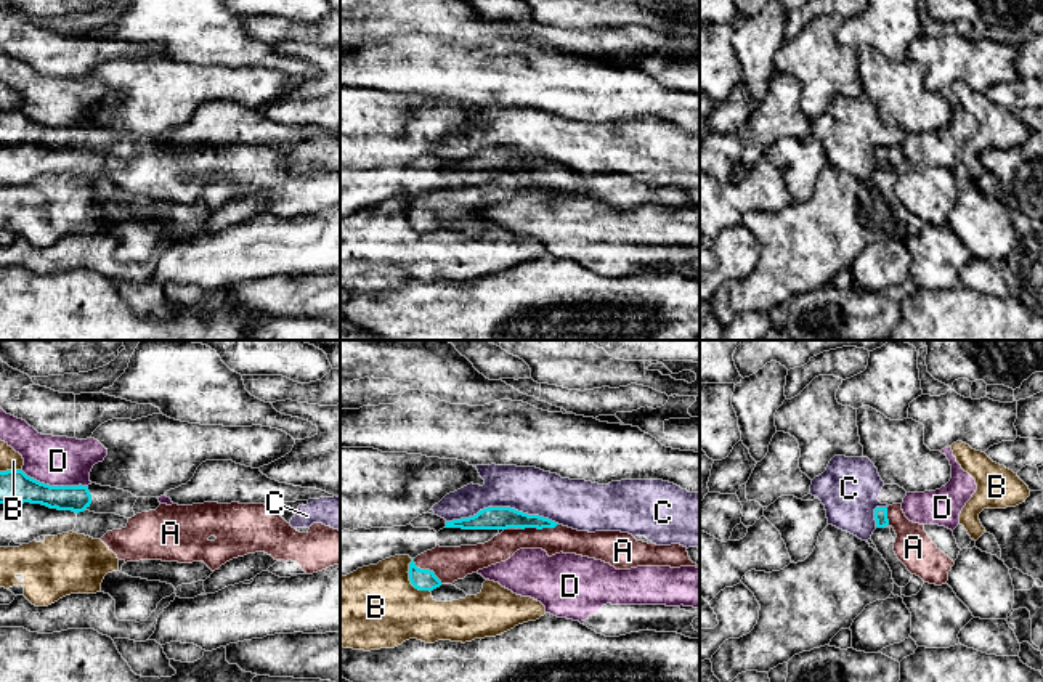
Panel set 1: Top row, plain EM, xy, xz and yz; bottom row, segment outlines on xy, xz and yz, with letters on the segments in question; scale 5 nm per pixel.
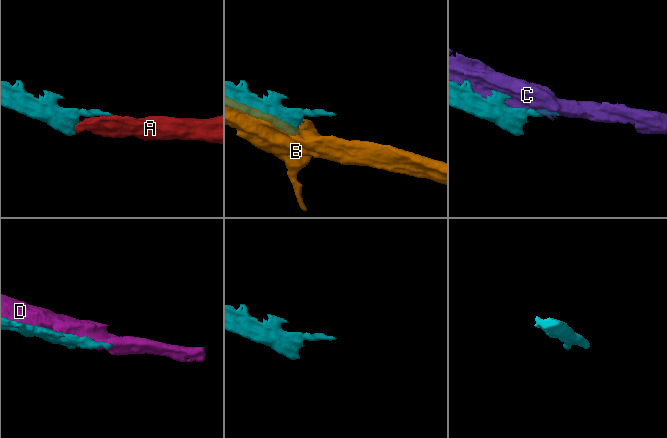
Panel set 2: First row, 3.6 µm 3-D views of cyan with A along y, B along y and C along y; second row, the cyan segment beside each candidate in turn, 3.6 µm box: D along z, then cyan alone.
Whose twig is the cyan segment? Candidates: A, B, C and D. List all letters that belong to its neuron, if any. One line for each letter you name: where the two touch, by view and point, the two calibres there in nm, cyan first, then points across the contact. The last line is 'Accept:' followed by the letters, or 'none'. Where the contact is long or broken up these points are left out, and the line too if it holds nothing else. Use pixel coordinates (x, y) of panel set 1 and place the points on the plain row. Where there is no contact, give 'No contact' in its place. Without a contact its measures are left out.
A: Touches cyan at xz (539, 169). Thickness 110 nm (cyan) against 140 nm
Accept: A

